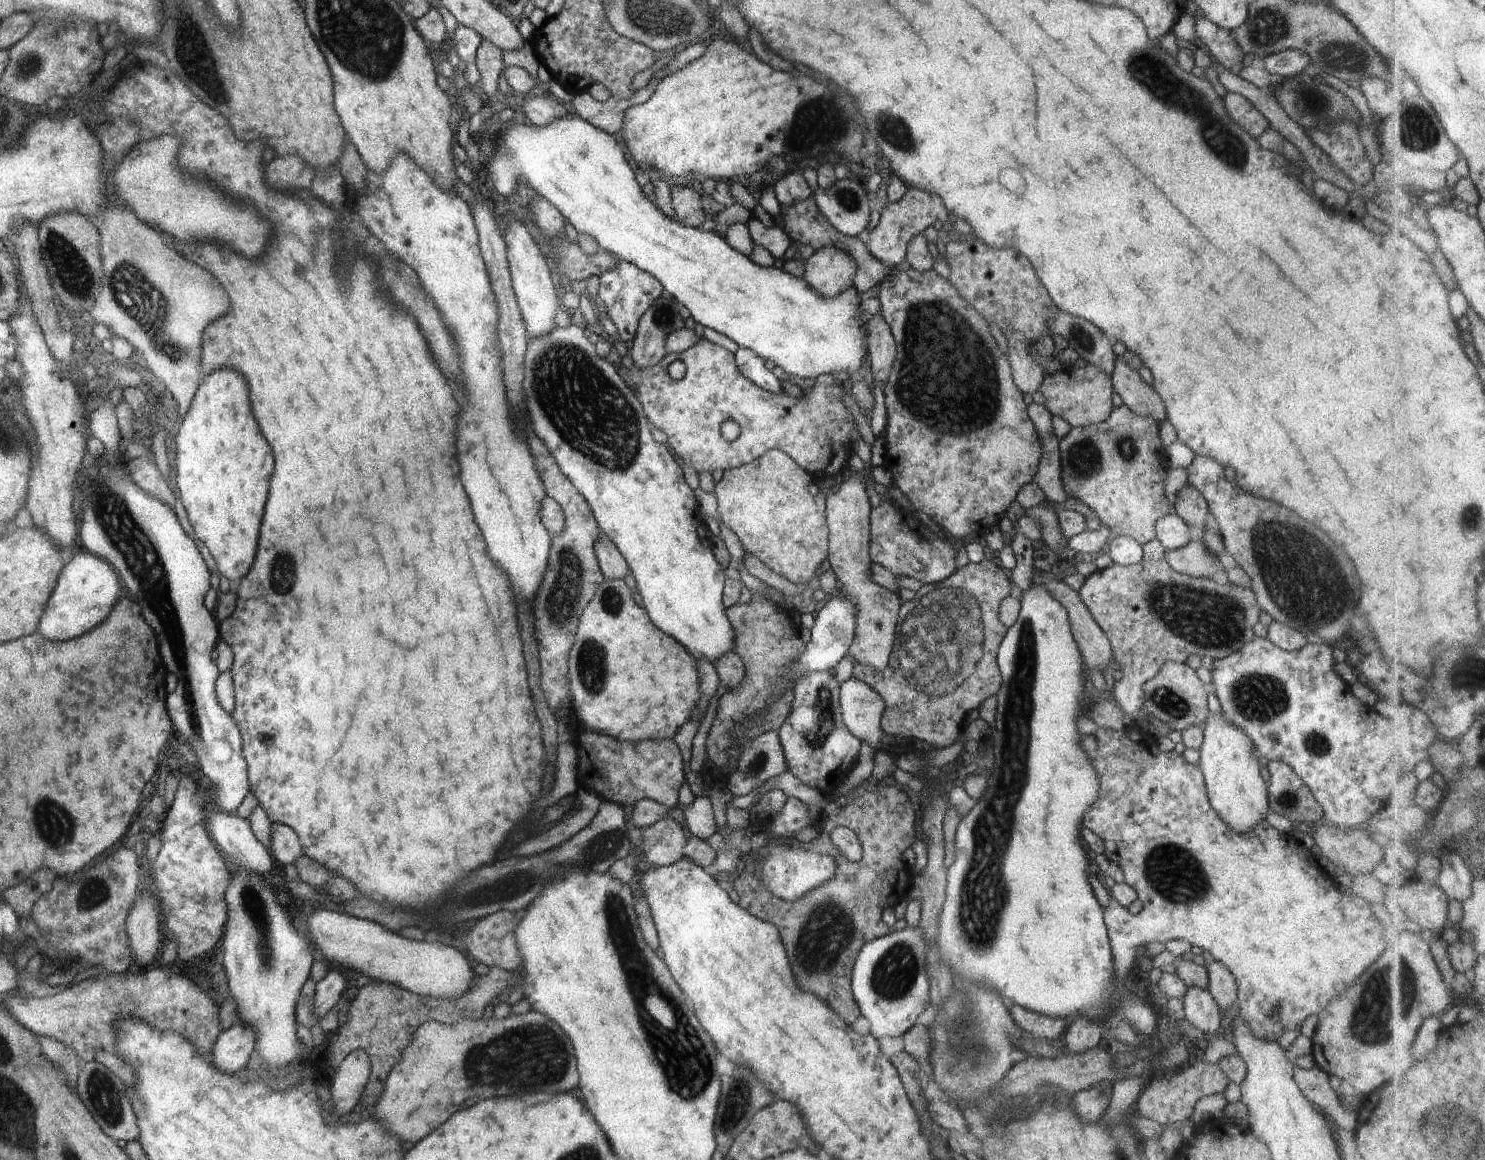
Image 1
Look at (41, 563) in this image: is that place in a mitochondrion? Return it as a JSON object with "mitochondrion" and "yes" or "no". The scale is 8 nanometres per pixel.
{"mitochondrion":"no"}

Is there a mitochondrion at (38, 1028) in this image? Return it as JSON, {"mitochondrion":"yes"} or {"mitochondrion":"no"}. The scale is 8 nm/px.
{"mitochondrion":"no"}

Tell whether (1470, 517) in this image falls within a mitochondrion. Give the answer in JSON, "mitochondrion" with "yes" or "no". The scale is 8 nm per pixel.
{"mitochondrion":"yes"}

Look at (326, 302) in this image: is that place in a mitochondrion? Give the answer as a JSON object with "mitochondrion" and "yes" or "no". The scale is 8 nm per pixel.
{"mitochondrion":"no"}

